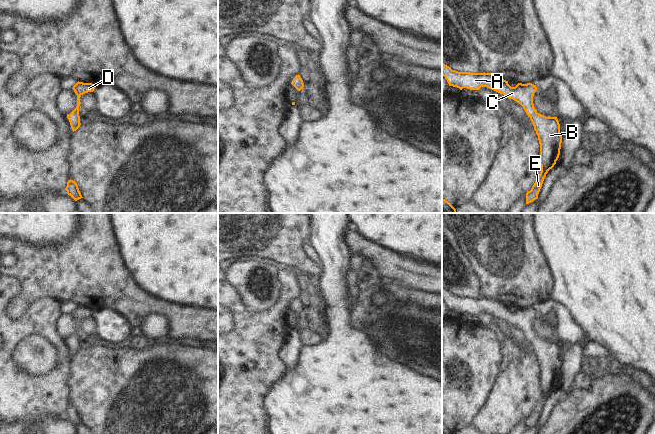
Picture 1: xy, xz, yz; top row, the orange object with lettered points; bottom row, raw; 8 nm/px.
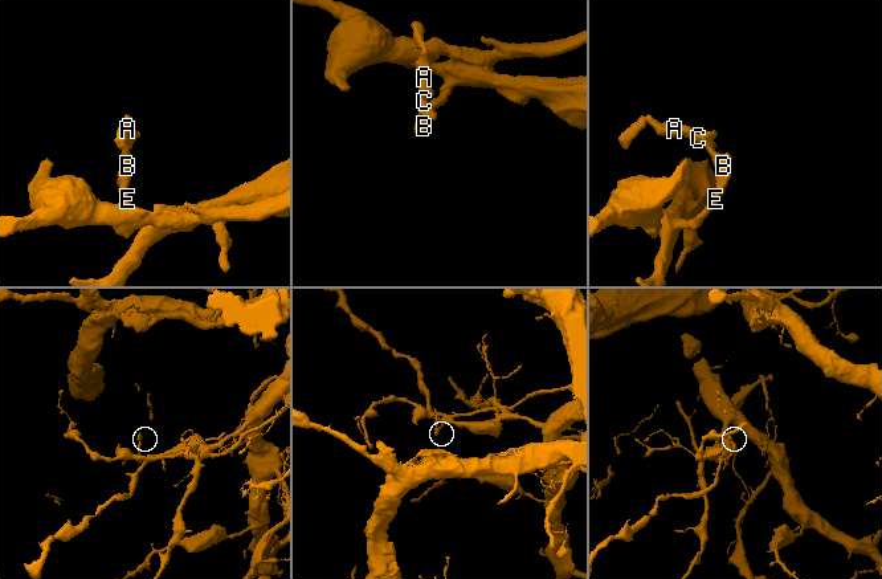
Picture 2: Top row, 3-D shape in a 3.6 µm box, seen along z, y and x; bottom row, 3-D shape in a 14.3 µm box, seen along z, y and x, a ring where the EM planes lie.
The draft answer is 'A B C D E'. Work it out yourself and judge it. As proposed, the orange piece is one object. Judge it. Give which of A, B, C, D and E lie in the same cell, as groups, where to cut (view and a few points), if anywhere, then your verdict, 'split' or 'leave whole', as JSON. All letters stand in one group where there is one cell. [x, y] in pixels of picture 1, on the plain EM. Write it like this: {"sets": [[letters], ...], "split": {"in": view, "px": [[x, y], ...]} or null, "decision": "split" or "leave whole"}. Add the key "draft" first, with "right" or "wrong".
{"draft": "right", "sets": [["A", "B", "C", "D", "E"]], "split": null, "decision": "leave whole"}

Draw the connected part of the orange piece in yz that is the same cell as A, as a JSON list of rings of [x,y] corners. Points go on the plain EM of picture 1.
[[[443,285],[442,299],[447,304],[449,310],[457,311],[460,314],[463,312],[479,314],[481,311],[487,311],[505,319],[509,323],[513,323],[523,331],[533,347],[534,354],[538,360],[541,389],[538,403],[531,414],[526,417],[526,428],[538,423],[538,418],[546,398],[554,391],[559,382],[562,360],[557,341],[546,341],[536,335],[533,328],[533,320],[537,314],[536,309],[532,307],[518,307],[515,311],[511,311],[508,305],[493,297],[458,296],[445,289]]]

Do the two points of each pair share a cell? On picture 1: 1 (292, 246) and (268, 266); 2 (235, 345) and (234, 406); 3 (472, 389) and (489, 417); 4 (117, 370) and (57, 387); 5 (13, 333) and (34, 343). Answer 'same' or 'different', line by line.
1: different
2: same
3: different
4: different
5: different

